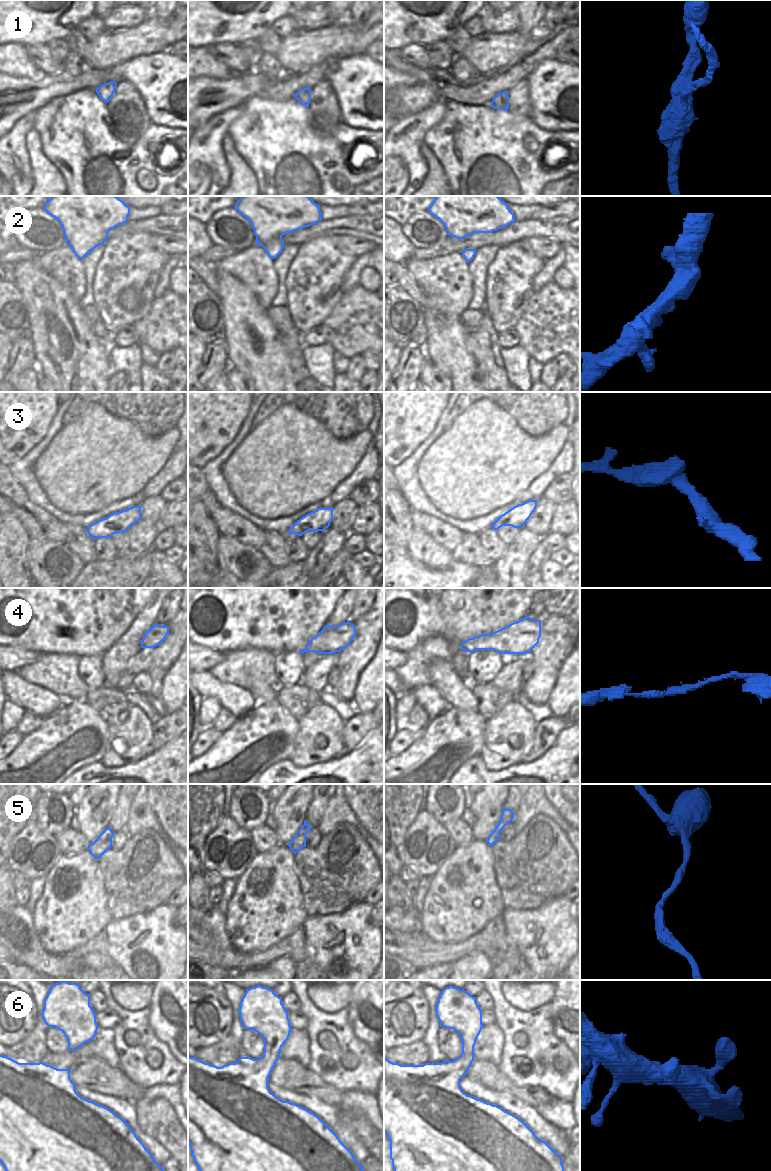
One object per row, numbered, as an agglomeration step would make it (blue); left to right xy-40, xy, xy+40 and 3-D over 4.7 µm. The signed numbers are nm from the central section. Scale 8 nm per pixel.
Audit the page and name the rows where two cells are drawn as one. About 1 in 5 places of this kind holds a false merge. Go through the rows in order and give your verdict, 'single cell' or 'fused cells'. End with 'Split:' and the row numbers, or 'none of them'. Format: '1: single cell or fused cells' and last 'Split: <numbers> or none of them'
1: single cell
2: single cell
3: single cell
4: fused cells
5: single cell
6: single cell
Split: 4

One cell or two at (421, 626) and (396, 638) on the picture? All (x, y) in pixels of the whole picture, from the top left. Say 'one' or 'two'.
one

